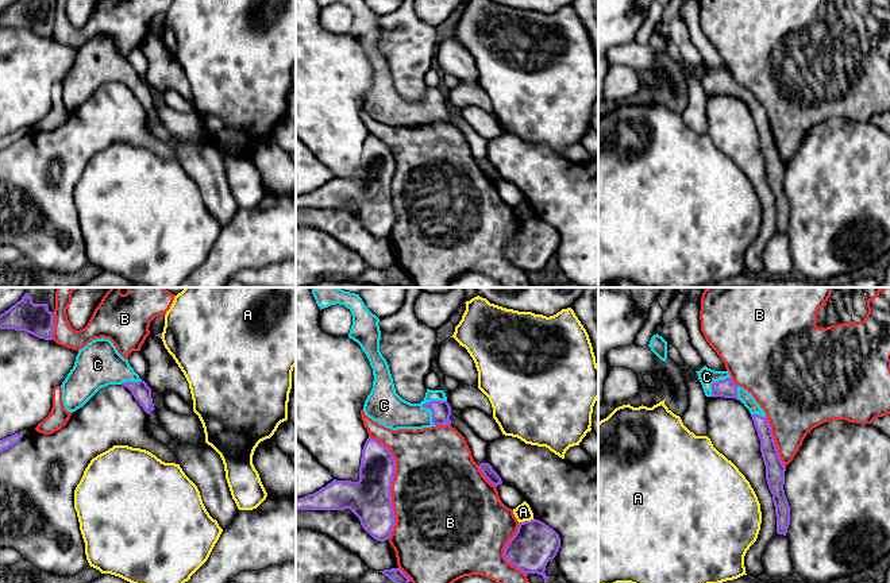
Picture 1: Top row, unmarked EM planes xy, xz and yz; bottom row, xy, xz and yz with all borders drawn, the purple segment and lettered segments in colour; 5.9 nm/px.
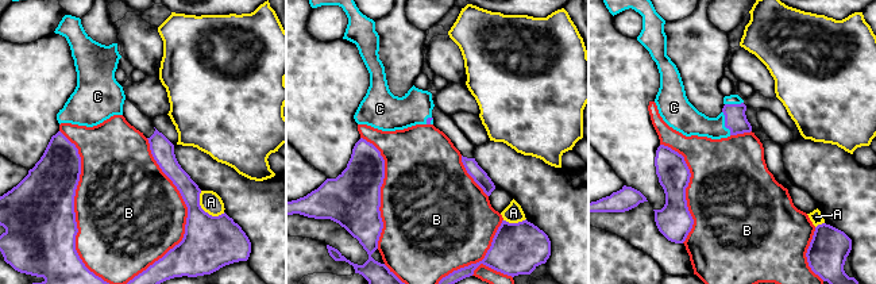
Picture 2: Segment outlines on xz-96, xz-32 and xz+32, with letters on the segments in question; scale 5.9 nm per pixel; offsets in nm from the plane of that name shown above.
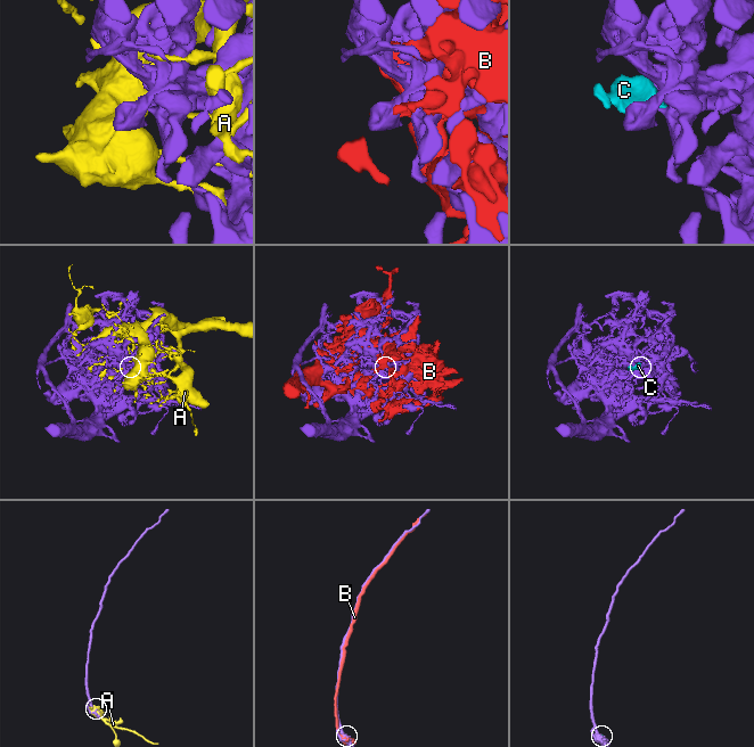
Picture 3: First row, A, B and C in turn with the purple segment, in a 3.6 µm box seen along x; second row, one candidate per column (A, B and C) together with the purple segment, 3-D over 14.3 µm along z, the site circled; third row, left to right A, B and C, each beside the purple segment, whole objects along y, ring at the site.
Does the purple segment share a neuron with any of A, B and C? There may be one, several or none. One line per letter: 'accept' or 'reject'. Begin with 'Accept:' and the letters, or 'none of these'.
Accept: C
A: reject
B: reject
C: accept

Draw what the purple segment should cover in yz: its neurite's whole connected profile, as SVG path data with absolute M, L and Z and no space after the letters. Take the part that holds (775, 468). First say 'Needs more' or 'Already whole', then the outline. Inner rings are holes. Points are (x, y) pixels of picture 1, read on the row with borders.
Needs more. M704 366L696 372L706 397L735 398L750 410L760 440L760 452L766 466L766 480L775 506L777 533L786 536L790 525L790 506L783 490L786 467L779 457L764 410L751 393L732 381L728 371L714 371Z

